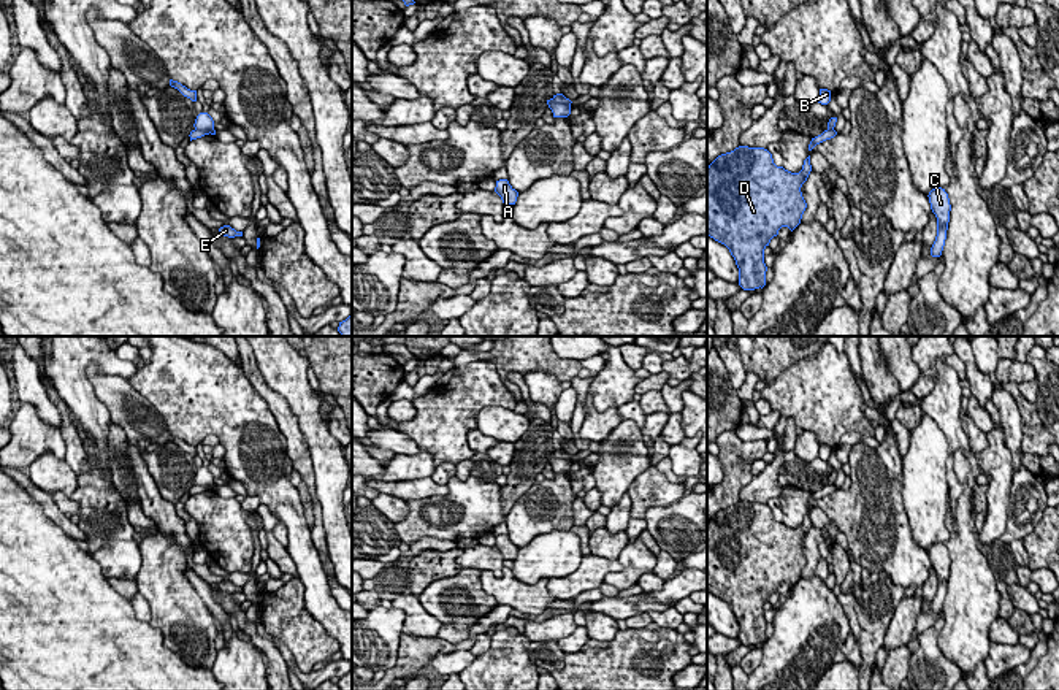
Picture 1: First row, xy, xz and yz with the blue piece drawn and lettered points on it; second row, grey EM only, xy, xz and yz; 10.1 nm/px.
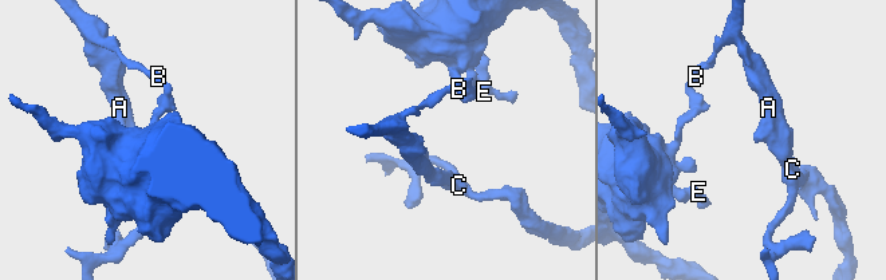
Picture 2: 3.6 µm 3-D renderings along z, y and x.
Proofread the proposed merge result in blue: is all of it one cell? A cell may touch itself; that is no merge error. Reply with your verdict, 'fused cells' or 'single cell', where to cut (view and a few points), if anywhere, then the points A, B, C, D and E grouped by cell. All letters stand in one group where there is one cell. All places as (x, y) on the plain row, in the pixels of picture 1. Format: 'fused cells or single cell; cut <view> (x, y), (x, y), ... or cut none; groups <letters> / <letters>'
fused cells; cut xz (552, 454), (569, 460); groups A B C / D E

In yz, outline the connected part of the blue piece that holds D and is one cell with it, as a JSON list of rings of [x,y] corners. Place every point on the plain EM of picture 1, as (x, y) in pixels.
[[[748,501],[721,509],[707,522],[707,592],[729,604],[744,646],[766,641],[764,604],[782,582],[793,587],[801,579],[807,563],[801,542],[810,527],[810,511],[799,528],[791,528],[777,522],[767,504]]]

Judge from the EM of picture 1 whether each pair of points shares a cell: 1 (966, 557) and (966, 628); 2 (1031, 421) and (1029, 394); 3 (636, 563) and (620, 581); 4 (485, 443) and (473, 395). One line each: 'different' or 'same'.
1: same
2: different
3: same
4: different

